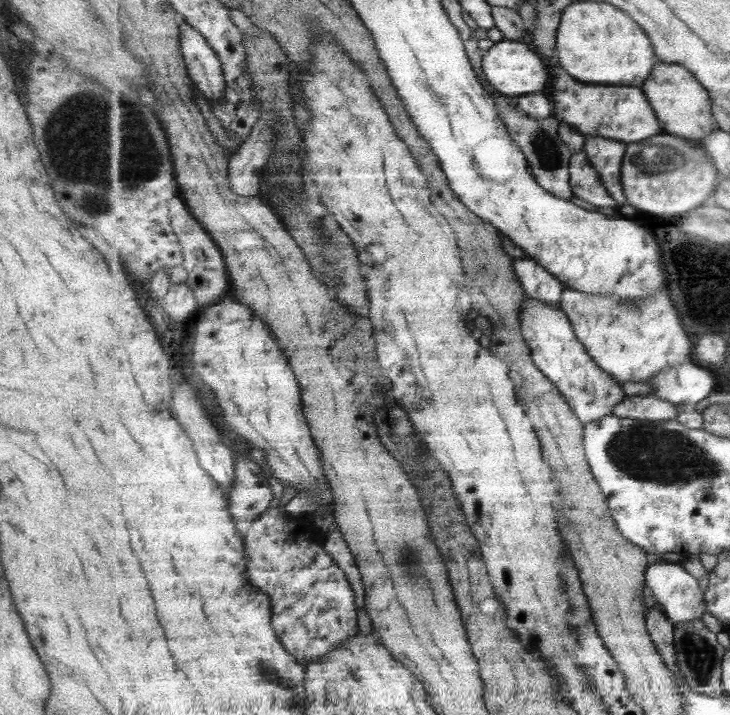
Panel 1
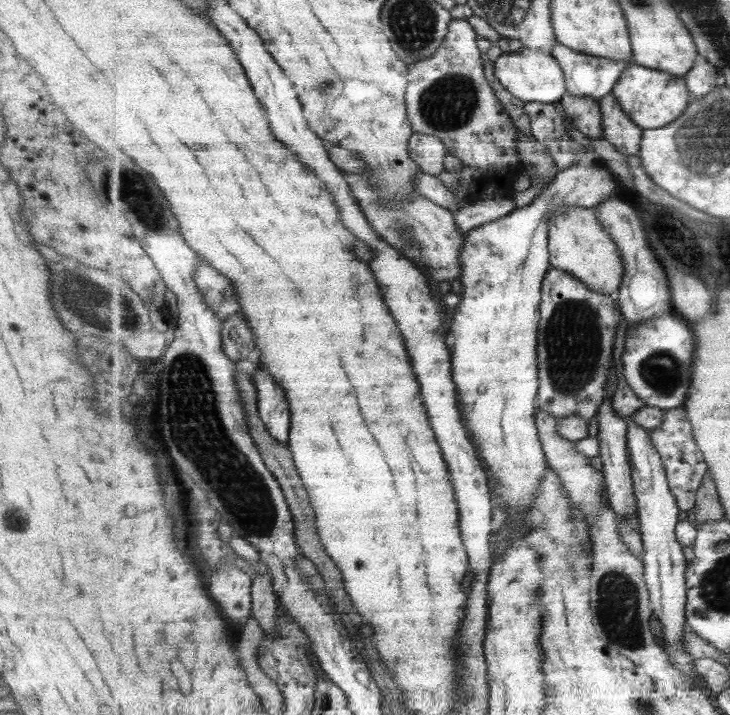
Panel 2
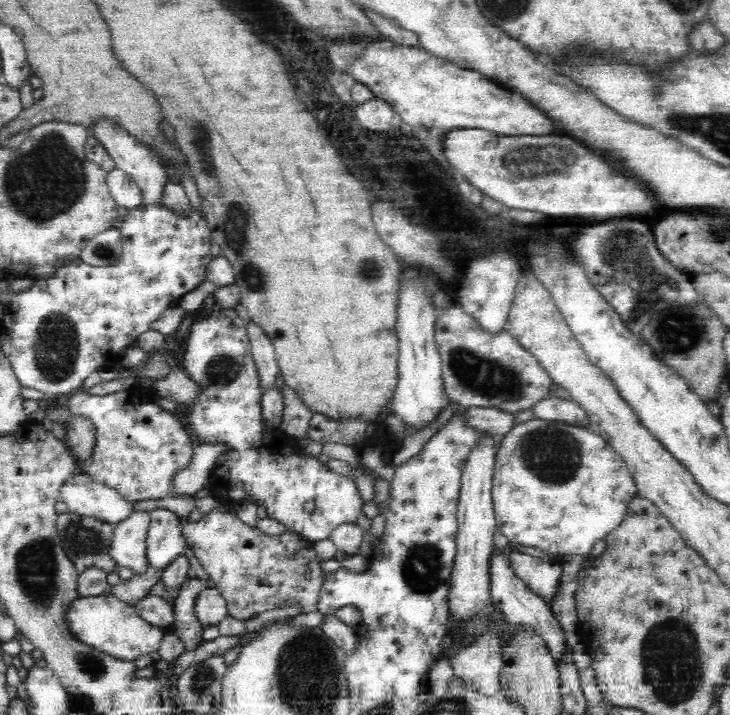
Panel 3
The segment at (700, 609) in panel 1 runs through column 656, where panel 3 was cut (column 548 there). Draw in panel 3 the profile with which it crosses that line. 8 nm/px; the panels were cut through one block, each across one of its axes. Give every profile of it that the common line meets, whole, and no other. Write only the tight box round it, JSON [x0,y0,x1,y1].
[508,549,562,601]

